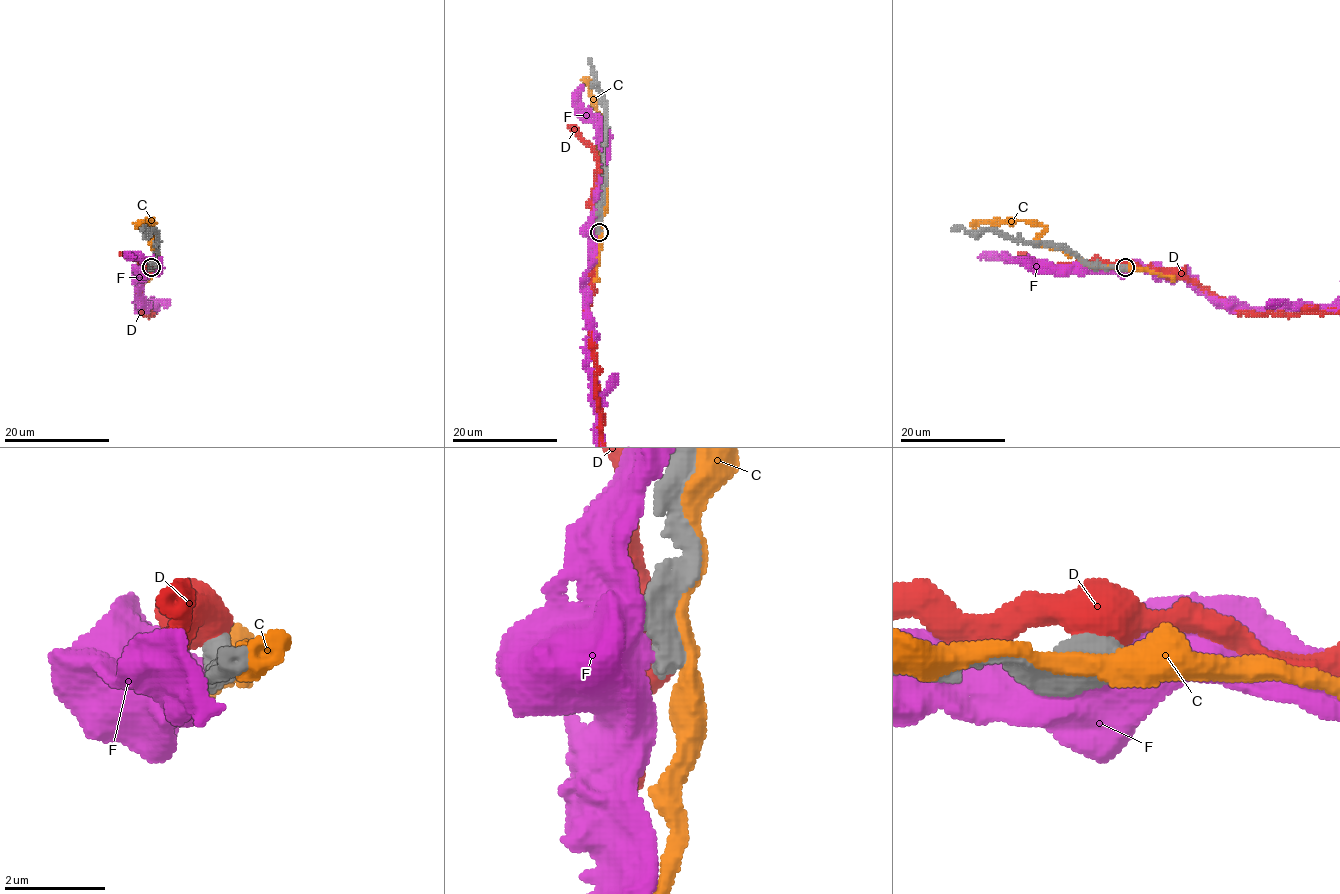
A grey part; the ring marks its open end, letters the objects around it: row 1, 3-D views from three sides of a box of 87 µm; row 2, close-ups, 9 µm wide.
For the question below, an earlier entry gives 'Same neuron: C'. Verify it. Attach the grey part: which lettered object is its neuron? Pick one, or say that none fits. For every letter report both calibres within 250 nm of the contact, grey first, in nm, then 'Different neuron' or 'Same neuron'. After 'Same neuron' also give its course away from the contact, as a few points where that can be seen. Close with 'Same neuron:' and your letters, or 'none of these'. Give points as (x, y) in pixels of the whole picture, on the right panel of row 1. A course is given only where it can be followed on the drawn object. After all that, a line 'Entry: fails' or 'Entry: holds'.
C: Thickness 360 nm (grey) against 300 nm. Different neuron
D: Thickness 700 nm (grey) against 800 nm. Different neuron
F: Thickness 700 nm (grey) against 750 nm. Different neuron
Same neuron: none of these
Entry: fails

